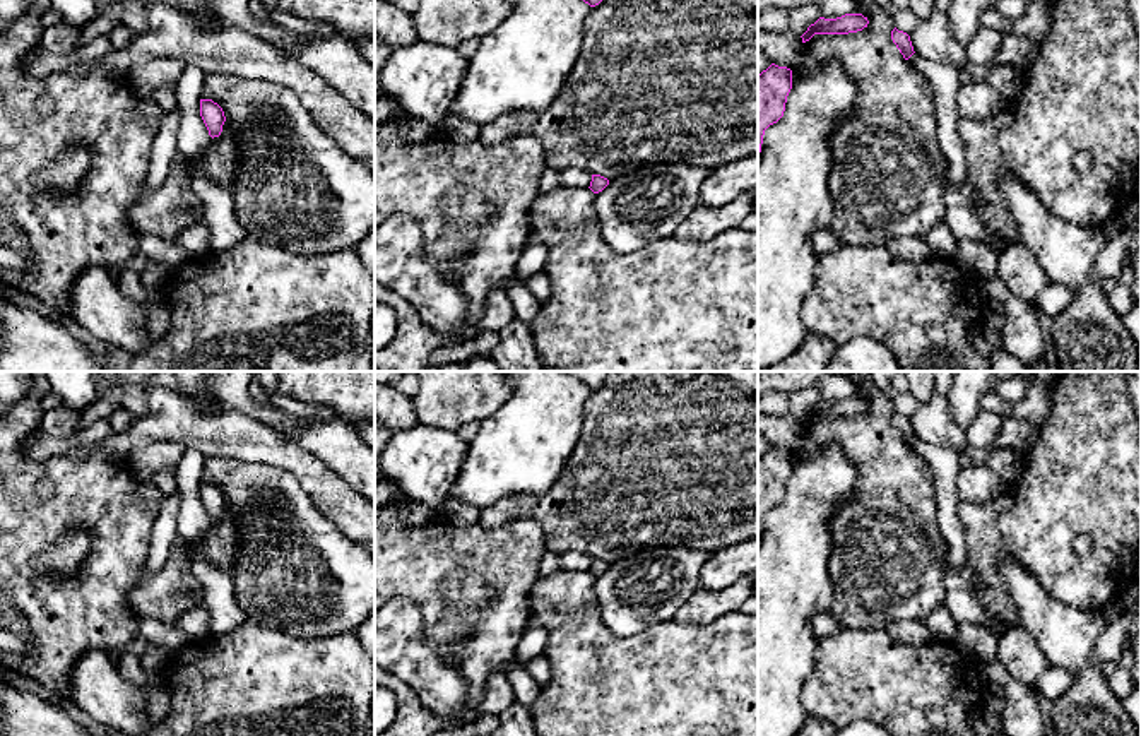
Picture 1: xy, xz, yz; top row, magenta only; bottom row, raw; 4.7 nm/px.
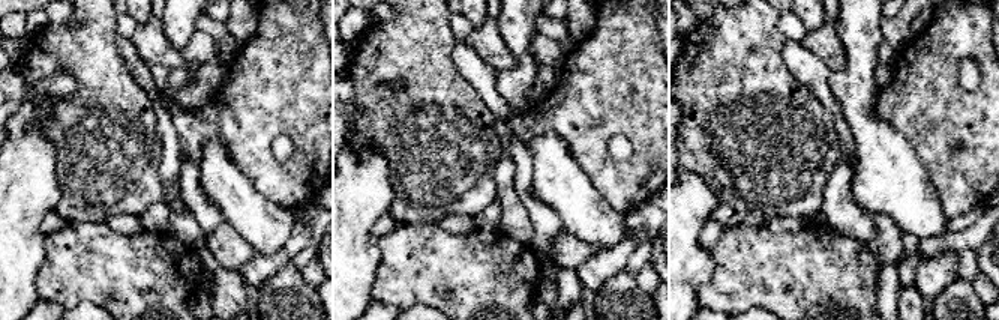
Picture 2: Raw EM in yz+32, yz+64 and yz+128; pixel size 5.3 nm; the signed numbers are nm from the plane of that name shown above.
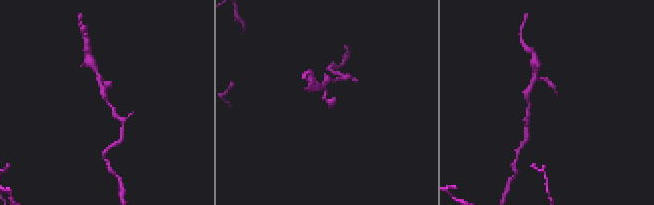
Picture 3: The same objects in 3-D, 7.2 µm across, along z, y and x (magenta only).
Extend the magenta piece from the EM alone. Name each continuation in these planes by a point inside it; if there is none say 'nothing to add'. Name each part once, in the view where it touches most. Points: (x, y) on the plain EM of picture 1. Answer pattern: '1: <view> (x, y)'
nothing to add

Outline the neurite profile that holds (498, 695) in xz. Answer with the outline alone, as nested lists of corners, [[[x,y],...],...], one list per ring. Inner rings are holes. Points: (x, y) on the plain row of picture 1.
[[[496,671],[488,676],[484,700],[477,710],[460,710],[448,715],[455,726],[476,722],[479,715],[500,714],[515,702],[515,693],[505,671]]]

